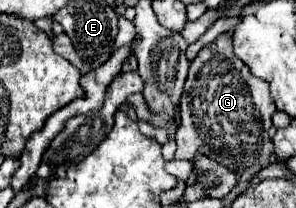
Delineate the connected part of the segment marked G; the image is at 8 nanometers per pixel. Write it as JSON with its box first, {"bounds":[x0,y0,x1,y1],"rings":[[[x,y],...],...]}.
{"bounds":[176,33,276,189],"rings":[[[220,33],[214,43],[206,45],[196,59],[190,63],[188,77],[184,83],[184,93],[180,99],[182,109],[182,123],[176,131],[176,159],[192,159],[196,153],[204,153],[226,167],[230,171],[238,173],[238,189],[242,189],[254,175],[260,173],[262,167],[268,165],[268,157],[272,155],[274,147],[268,137],[268,129],[272,127],[272,113],[276,111],[276,105],[268,93],[268,83],[250,75],[250,69],[232,53],[232,33]]]}

